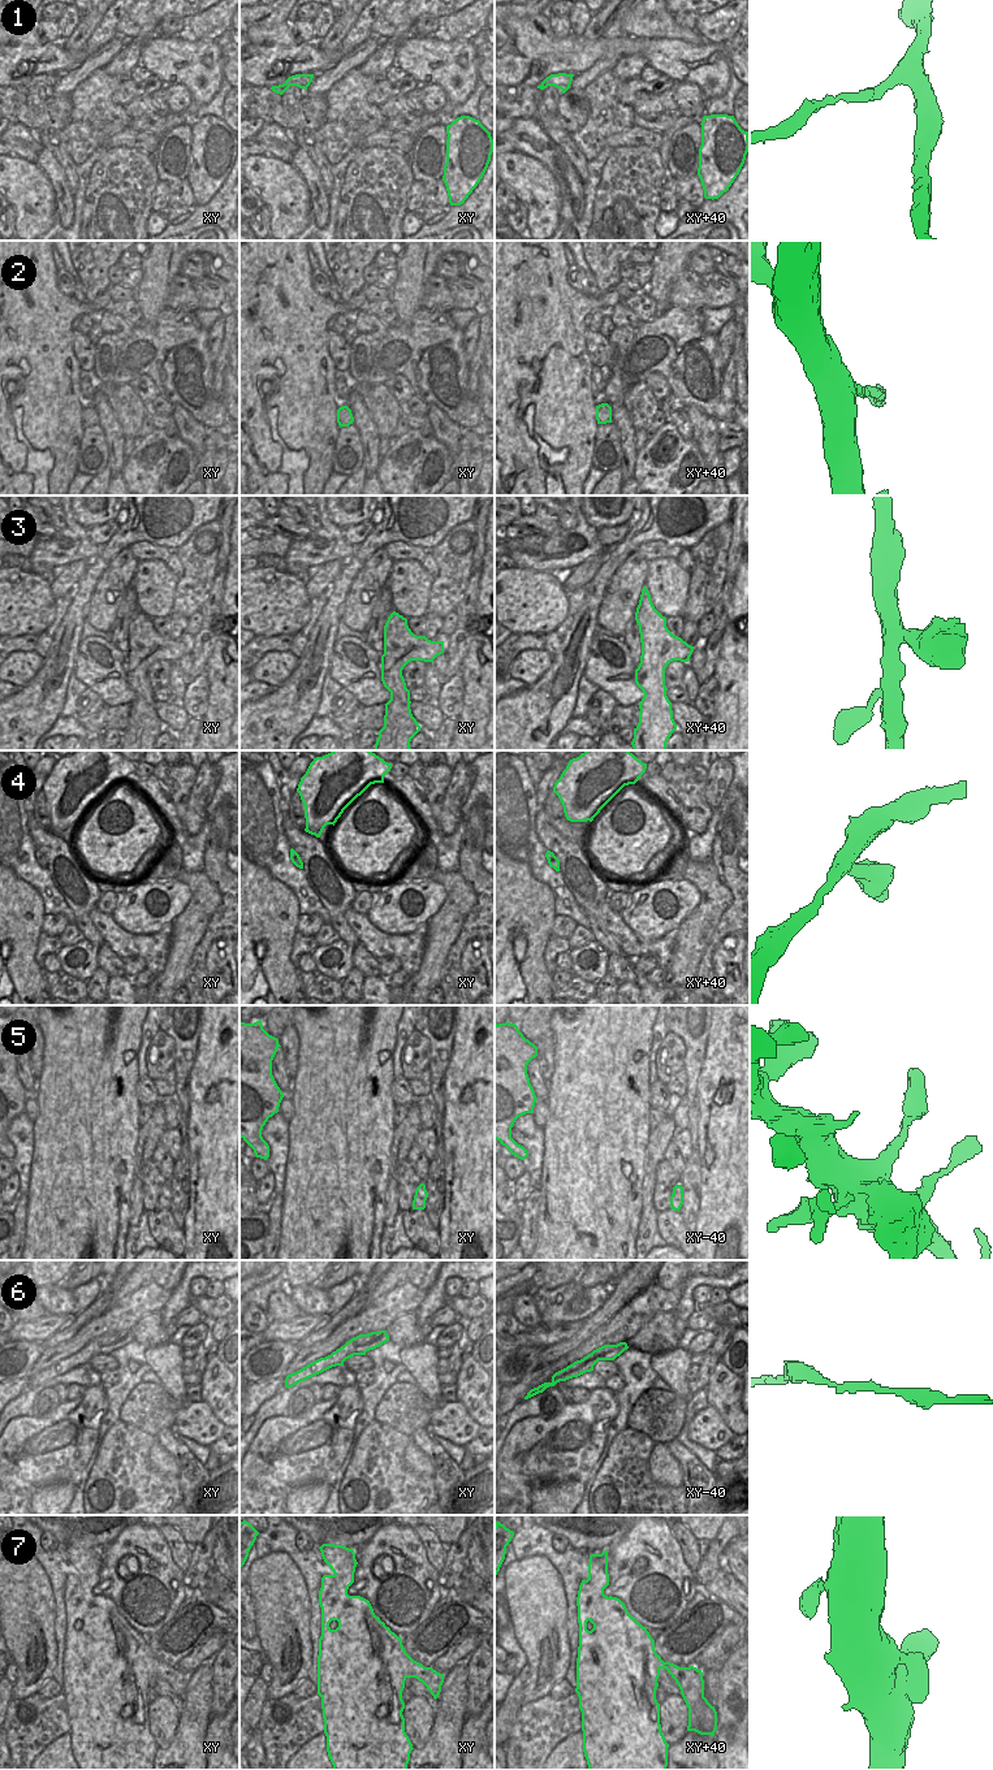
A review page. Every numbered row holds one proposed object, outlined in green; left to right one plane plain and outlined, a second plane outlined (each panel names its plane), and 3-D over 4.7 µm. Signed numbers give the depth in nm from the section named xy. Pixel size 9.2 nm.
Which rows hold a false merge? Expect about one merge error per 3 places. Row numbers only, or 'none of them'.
2

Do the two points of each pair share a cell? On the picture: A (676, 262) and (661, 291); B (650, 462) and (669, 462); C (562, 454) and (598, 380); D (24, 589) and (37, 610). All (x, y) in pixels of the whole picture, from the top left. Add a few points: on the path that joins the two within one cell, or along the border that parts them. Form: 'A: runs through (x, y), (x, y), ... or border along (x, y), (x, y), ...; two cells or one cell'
A: runs through (668, 269), (663, 275), (661, 284); one cell
B: runs through (655, 464), (664, 464); one cell
C: border along (592, 366), (591, 389), (596, 405); two cells
D: runs through (24, 594), (31, 605); one cell

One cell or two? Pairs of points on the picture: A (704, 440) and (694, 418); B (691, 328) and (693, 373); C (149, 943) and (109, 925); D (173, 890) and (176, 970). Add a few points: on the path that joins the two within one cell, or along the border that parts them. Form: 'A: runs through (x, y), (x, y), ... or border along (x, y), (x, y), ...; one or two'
A: runs through (704, 435), (704, 428), (699, 423); one
B: runs through (686, 340), (686, 356), (689, 362); one
C: runs through (138, 943), (126, 943), (119, 935); one
D: border along (191, 891), (188, 905), (169, 924); two

